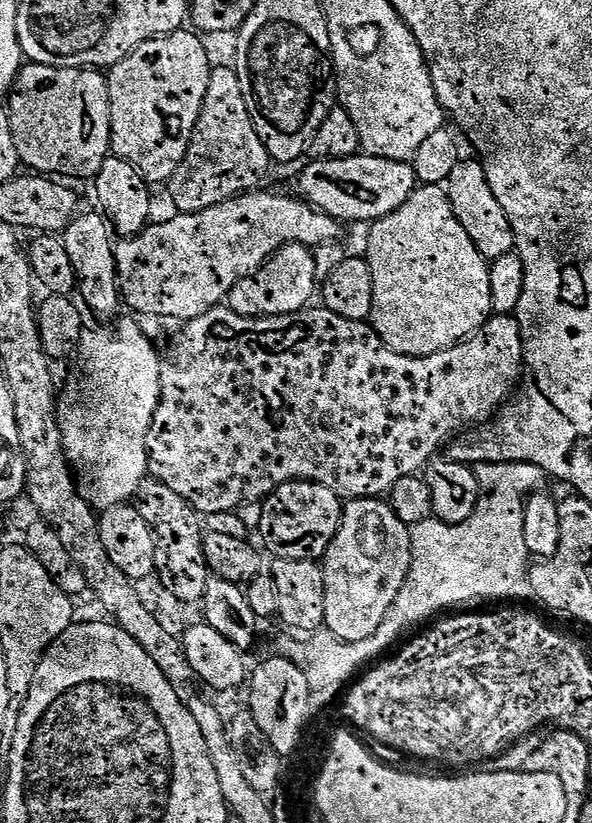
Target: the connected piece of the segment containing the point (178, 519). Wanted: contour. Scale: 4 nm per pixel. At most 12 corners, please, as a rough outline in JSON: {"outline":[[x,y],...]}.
{"outline":[[149,489],[142,518],[166,588],[207,596],[203,519],[180,495]]}

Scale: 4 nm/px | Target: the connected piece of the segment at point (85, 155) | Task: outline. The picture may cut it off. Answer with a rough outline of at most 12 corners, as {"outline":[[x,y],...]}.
{"outline":[[25,75],[6,100],[21,165],[91,181],[113,143],[107,79]]}

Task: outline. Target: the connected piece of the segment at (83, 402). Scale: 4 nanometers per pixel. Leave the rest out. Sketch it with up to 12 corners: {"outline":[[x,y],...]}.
{"outline":[[141,326],[83,331],[57,405],[100,514],[145,483],[161,353]]}

